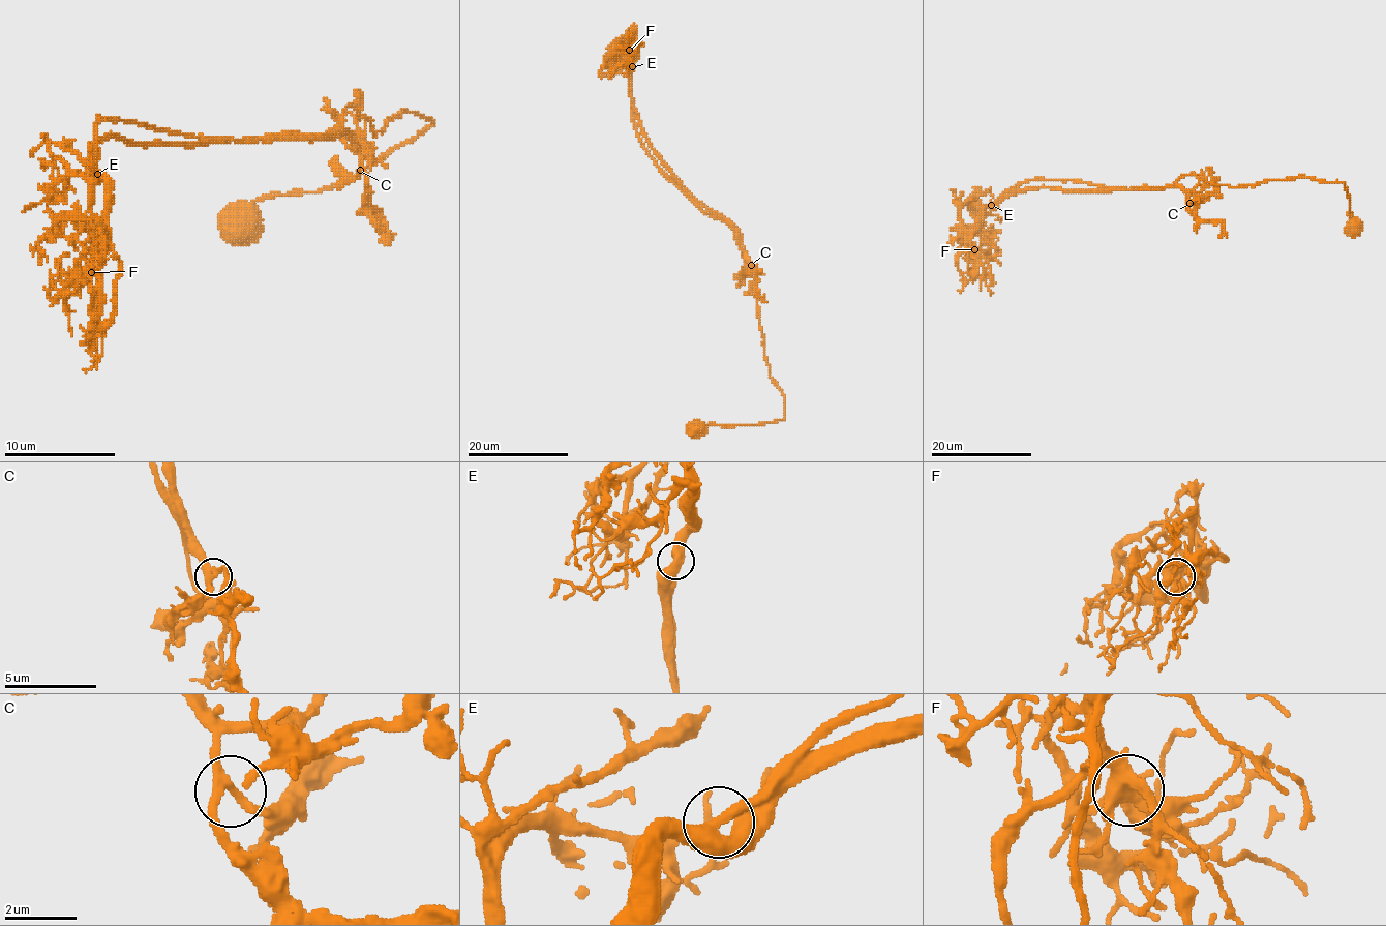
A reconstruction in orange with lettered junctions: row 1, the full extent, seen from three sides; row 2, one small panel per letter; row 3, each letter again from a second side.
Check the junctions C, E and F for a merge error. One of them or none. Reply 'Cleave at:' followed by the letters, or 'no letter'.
Cleave at: no letter

